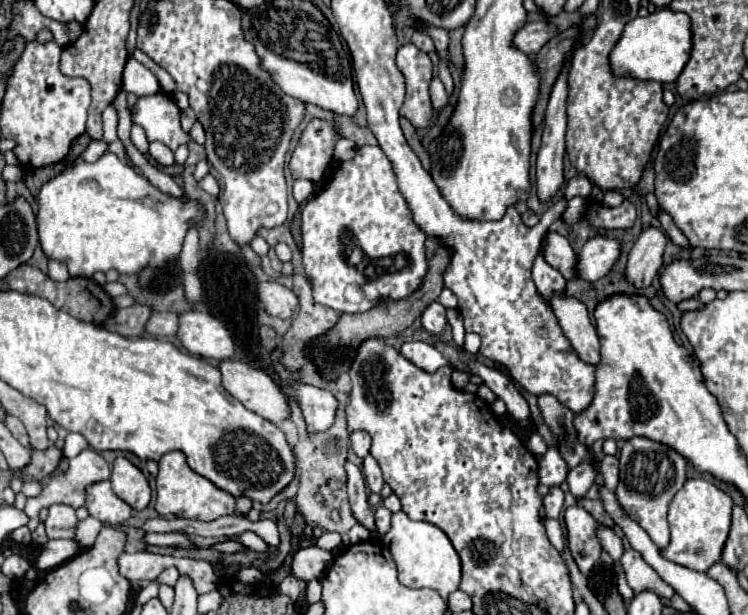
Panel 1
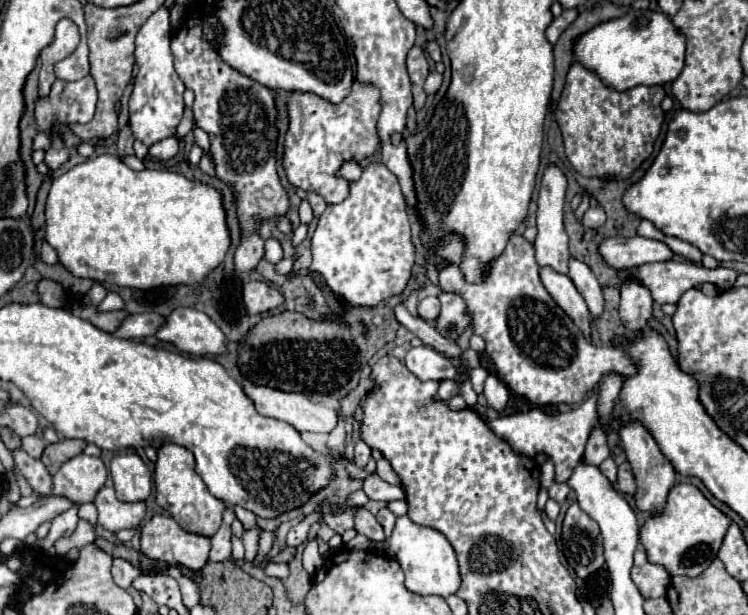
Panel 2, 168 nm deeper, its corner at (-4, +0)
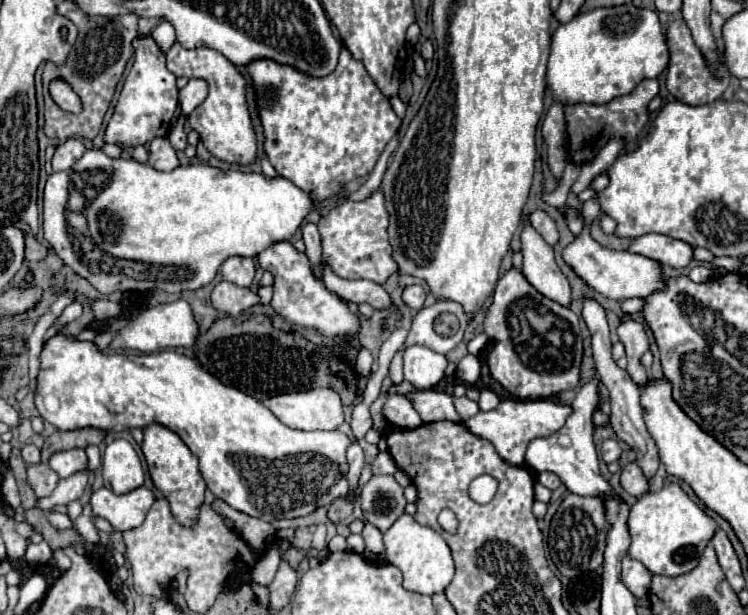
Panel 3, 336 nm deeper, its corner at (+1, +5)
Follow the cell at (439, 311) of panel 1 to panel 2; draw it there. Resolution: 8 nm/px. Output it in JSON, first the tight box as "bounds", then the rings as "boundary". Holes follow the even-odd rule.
{"bounds":[417,296,439,322],"boundary":[[[427,296],[419,302],[417,306],[417,312],[423,320],[427,322],[433,322],[435,320],[435,314],[439,314],[439,298],[437,296]]]}

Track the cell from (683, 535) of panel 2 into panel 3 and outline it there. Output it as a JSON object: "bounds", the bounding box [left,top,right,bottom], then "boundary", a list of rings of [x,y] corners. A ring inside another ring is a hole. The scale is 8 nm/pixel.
{"bounds":[628,483,718,577],"boundary":[[[668,483],[658,493],[646,493],[636,501],[630,509],[628,529],[632,537],[628,555],[632,559],[640,561],[654,575],[678,577],[698,565],[718,525],[682,491],[678,483]]]}

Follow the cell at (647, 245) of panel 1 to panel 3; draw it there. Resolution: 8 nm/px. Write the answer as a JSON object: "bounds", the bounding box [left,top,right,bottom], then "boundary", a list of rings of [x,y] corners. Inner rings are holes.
{"bounds":[618,315,650,385],"boundary":[[[626,315],[618,329],[618,339],[622,341],[622,345],[626,347],[626,357],[628,357],[628,367],[626,371],[630,373],[630,377],[634,379],[634,383],[644,385],[650,377],[646,373],[646,369],[640,365],[640,357],[644,351],[648,351],[648,335],[644,331],[644,325],[636,319],[632,319],[630,315]]]}

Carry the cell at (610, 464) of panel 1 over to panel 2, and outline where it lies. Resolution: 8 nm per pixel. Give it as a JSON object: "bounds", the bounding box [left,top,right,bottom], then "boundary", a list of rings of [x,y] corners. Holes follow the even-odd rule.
{"bounds":[617,462,637,496],"boundary":[[[623,462],[623,464],[619,466],[617,490],[619,490],[619,492],[623,492],[623,494],[629,494],[629,496],[633,496],[633,494],[635,494],[635,490],[637,490],[637,484],[635,484],[635,478],[633,478],[633,472],[631,472],[629,462]]]}

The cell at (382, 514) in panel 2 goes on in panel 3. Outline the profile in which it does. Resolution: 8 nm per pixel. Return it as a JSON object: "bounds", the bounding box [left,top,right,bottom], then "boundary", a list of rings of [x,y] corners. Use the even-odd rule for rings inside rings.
{"bounds":[360,475,406,533],"boundary":[[[374,475],[360,495],[364,519],[376,525],[382,533],[404,513],[406,499],[402,487],[392,475]]]}

